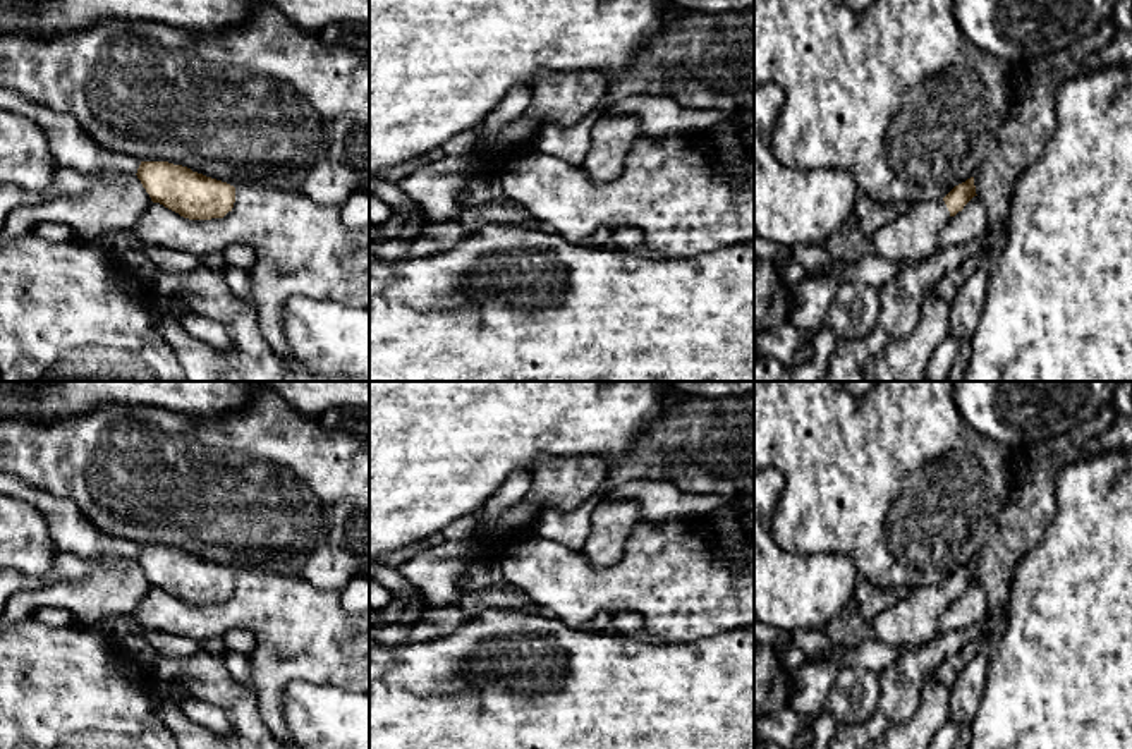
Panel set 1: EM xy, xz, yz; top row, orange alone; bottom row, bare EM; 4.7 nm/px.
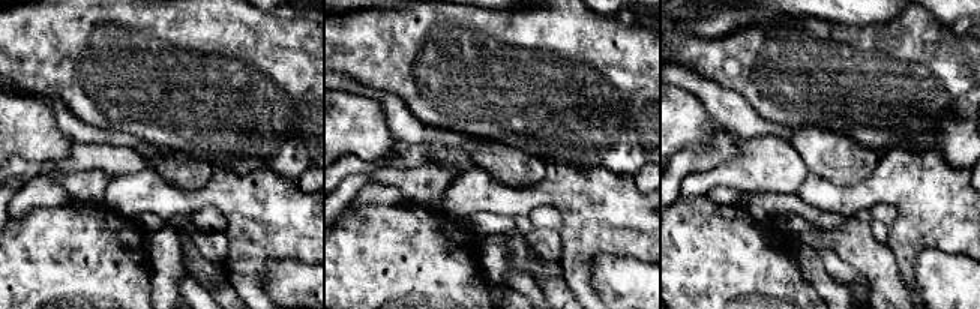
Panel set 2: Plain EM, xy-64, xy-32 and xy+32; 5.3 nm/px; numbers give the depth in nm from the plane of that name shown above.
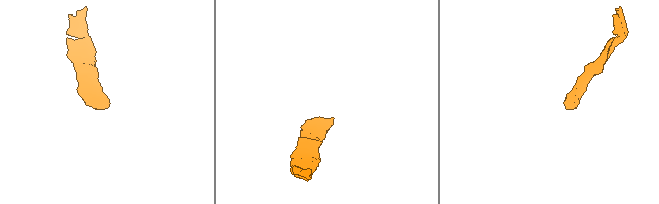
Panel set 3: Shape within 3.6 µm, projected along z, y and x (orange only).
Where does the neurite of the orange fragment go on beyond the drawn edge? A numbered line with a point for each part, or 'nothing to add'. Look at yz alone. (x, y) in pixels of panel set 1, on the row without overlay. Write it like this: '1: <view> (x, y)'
1: yz (911, 622)

